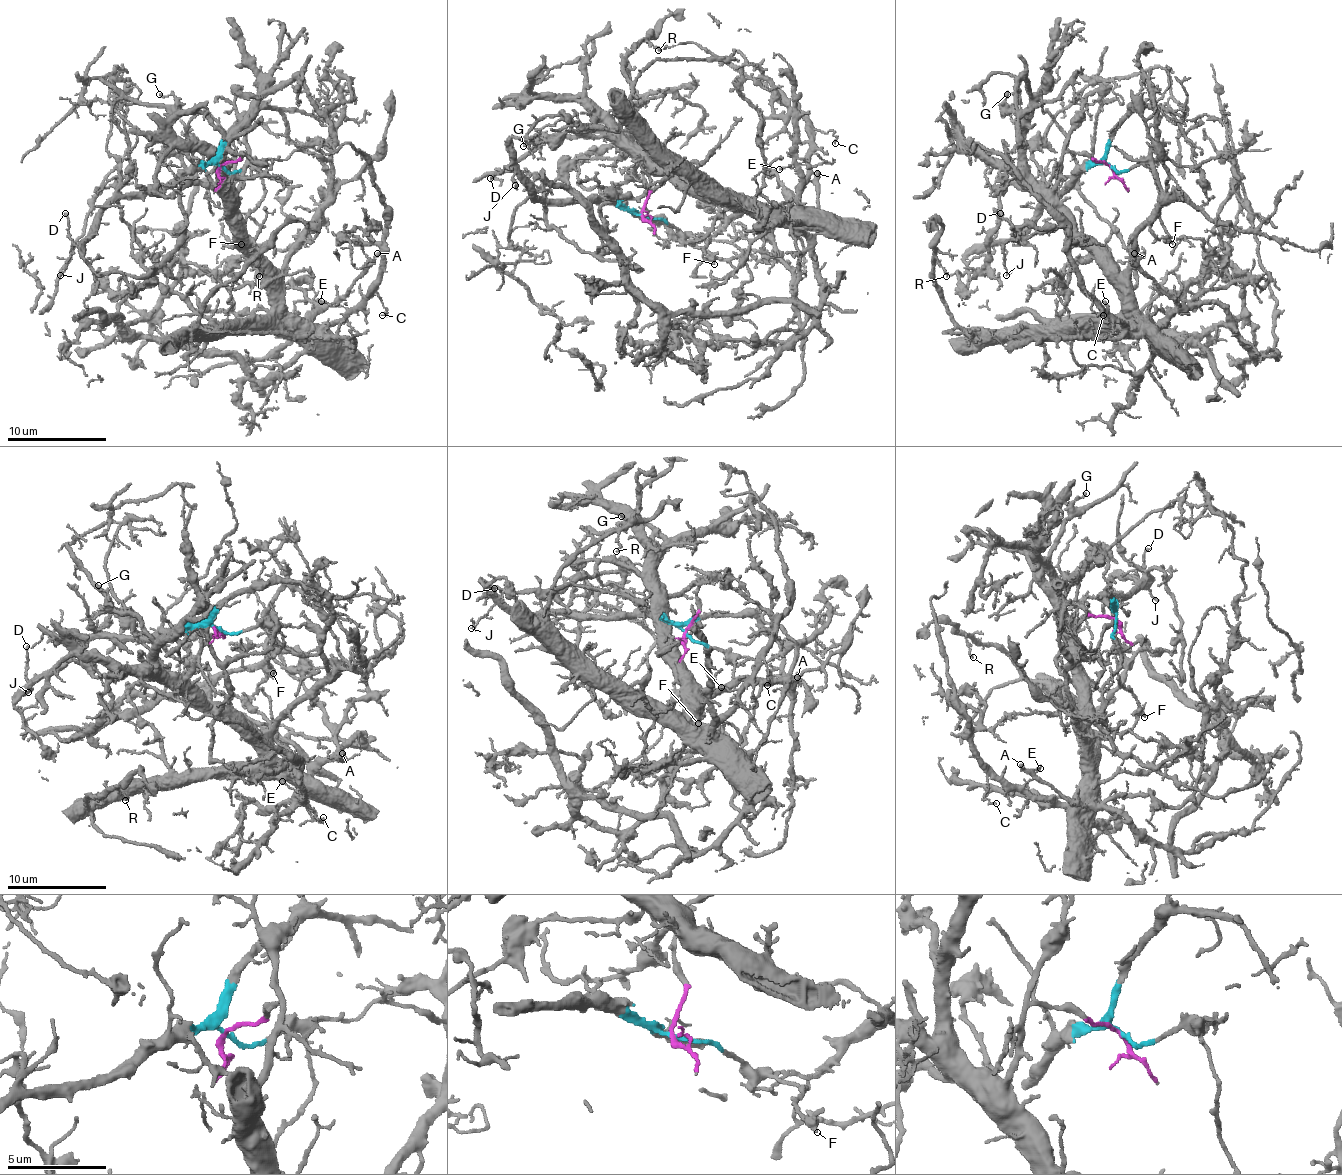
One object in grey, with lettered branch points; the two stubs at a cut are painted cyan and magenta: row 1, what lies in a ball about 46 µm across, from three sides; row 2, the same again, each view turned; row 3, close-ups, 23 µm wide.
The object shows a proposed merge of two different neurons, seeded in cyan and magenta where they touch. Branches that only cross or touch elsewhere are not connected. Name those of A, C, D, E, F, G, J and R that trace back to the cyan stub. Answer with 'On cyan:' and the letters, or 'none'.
On cyan: D, F, J

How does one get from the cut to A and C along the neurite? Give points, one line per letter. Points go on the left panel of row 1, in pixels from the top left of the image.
A: (220, 167), (248, 153), (245, 177), (236, 190), (241, 235), (264, 279), (301, 324), (346, 294), (378, 252)
C: (220, 167), (248, 153), (236, 190), (241, 235), (305, 329), (316, 334), (370, 297), (381, 314)

